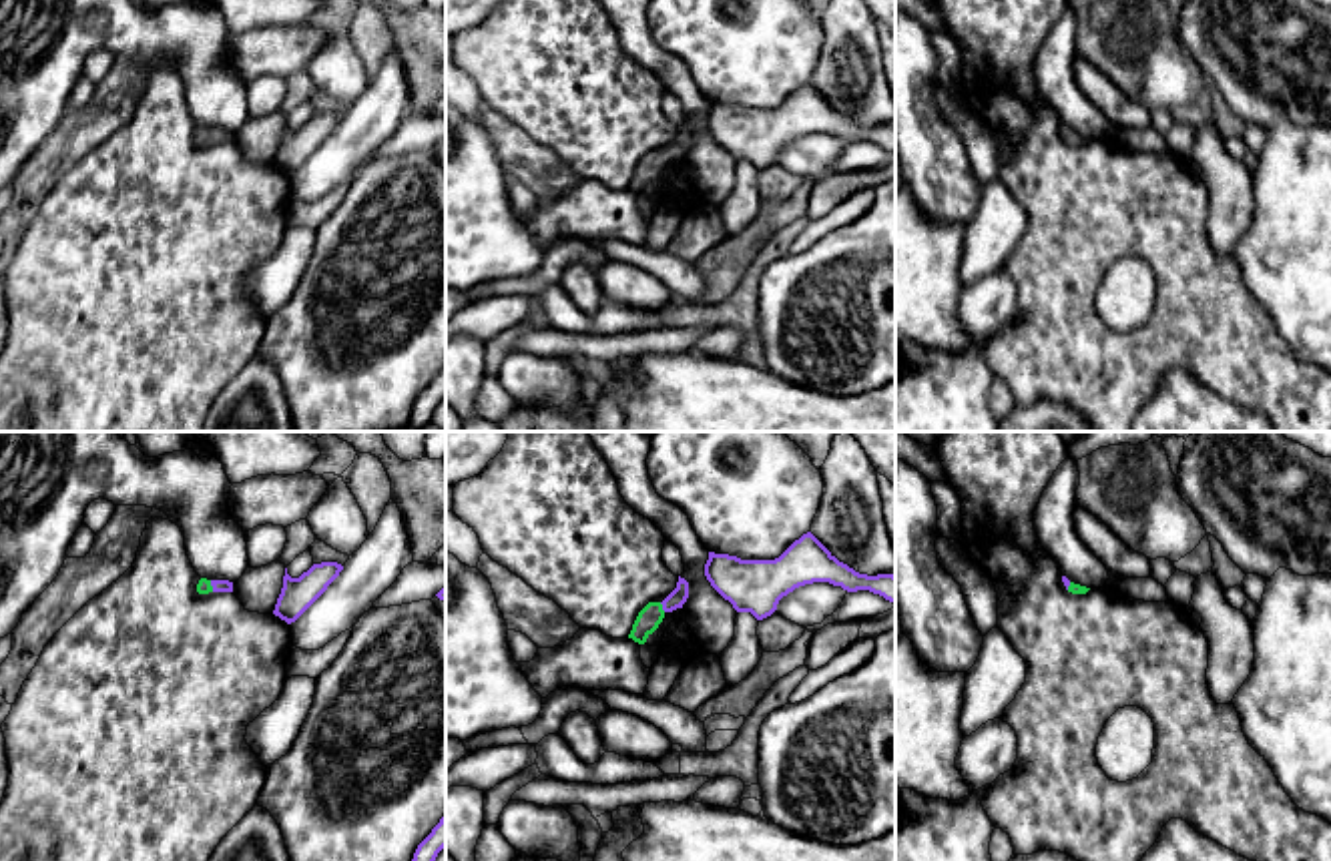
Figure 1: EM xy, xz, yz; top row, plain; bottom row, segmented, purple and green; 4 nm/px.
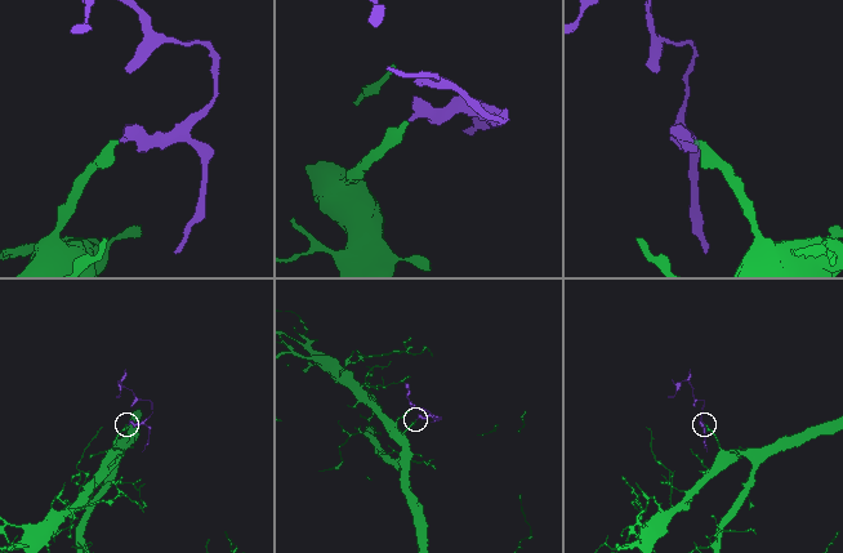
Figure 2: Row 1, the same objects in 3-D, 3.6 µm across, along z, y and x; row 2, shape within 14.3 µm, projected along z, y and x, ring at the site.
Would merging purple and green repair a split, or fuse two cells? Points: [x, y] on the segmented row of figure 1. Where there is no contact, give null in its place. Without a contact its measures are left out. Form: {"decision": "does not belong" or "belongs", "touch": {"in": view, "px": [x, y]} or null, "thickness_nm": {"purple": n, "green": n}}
{"decision": "belongs", "touch": {"in": "xz", "px": [663, 607]}, "thickness_nm": {"purple": 70, "green": 90}}

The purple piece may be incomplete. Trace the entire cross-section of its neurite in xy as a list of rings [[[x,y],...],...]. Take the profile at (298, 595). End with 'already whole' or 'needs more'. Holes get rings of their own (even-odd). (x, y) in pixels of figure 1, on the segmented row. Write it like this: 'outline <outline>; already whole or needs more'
outline [[[337,562],[313,564],[299,578],[291,578],[285,568],[283,588],[273,614],[287,624],[295,622],[339,576],[343,570]]]; already whole

